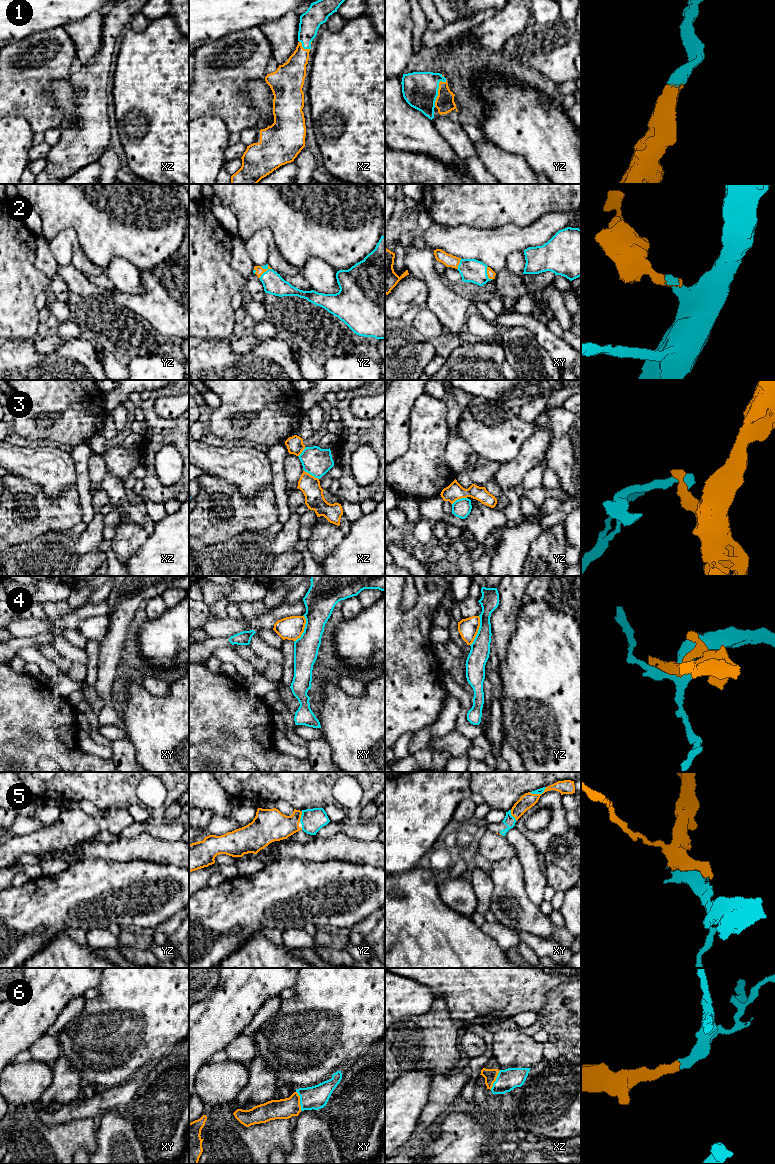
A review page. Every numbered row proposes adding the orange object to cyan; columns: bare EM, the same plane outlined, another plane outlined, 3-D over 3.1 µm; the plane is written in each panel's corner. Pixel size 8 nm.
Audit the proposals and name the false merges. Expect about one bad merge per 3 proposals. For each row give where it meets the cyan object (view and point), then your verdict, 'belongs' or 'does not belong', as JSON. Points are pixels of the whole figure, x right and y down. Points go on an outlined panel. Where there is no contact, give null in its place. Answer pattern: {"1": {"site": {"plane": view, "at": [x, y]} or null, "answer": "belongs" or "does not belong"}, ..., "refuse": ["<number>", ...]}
{"1": {"site": {"plane": "yz", "at": [437, 91]}, "answer": "belongs"}, "2": {"site": {"plane": "yz", "at": [264, 272]}, "answer": "belongs"}, "3": {"site": {"plane": "xz", "at": [311, 474]}, "answer": "does not belong"}, "4": {"site": {"plane": "yz", "at": [478, 631]}, "answer": "belongs"}, "5": {"site": {"plane": "xy", "at": [538, 793]}, "answer": "belongs"}, "6": {"site": {"plane": "xz", "at": [496, 1080]}, "answer": "belongs"}, "refuse": ["3"]}

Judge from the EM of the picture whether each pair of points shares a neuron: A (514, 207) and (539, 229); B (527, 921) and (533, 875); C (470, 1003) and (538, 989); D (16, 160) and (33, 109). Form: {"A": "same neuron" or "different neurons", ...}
{"A": "different neurons", "B": "different neurons", "C": "same neuron", "D": "different neurons"}

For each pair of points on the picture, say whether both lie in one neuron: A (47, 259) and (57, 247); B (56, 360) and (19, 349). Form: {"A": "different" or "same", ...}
{"A": "different", "B": "same"}

